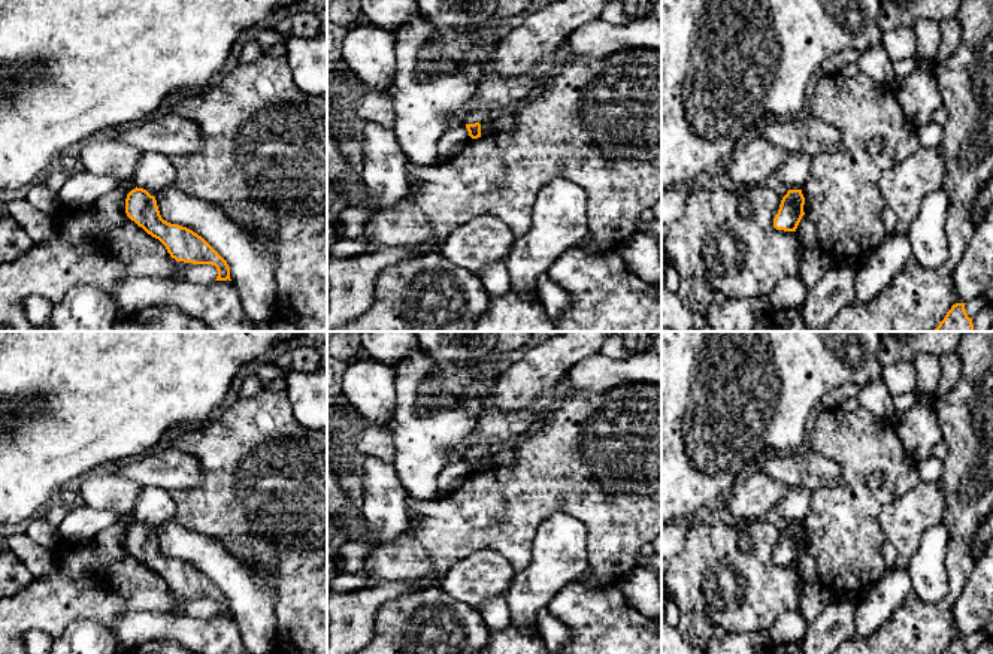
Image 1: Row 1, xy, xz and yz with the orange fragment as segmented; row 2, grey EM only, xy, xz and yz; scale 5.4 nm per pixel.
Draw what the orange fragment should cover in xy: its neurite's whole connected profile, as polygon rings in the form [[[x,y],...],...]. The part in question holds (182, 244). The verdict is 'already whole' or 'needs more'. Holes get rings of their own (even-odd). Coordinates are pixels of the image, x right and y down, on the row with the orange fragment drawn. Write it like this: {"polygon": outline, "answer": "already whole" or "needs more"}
{"polygon": [[[136,187],[127,194],[125,214],[148,234],[158,239],[176,261],[212,264],[218,270],[215,281],[231,281],[227,261],[193,230],[164,221],[155,197],[146,190]]], "answer": "already whole"}

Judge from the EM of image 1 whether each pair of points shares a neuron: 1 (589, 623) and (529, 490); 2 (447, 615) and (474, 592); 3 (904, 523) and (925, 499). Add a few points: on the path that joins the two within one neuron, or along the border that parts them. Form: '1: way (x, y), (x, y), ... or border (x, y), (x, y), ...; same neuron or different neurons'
1: border (578, 581), (593, 587); different neurons
2: border (439, 587), (475, 608); different neurons
3: way (910, 517), (922, 505); same neuron

